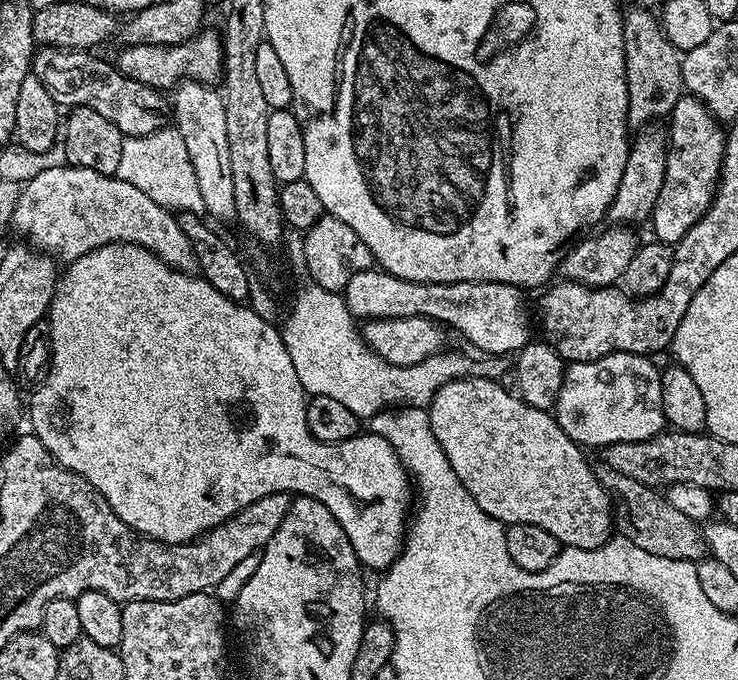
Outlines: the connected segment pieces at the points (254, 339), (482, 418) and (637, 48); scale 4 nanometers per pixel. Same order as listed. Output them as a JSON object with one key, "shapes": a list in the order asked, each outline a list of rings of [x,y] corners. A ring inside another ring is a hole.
{"shapes":[[[[107,244],[96,248],[90,254],[71,261],[63,269],[56,285],[56,295],[52,297],[52,307],[46,317],[52,339],[52,361],[46,378],[35,385],[32,396],[31,431],[40,439],[42,446],[66,470],[86,478],[106,498],[106,502],[130,526],[133,532],[148,536],[151,540],[161,540],[163,544],[185,544],[204,535],[214,526],[226,522],[238,510],[250,506],[266,494],[286,492],[296,496],[312,496],[346,530],[350,546],[354,546],[356,557],[365,569],[383,570],[394,563],[404,547],[406,521],[410,516],[410,476],[398,458],[394,446],[372,431],[351,436],[340,444],[318,442],[310,434],[306,422],[306,393],[298,380],[297,371],[290,360],[281,336],[281,329],[275,323],[263,321],[247,303],[226,298],[210,282],[196,274],[179,272],[162,262],[153,252],[137,244]]],[[[467,376],[447,381],[427,407],[430,426],[438,446],[450,458],[458,482],[470,490],[470,498],[501,525],[529,524],[542,526],[561,546],[594,550],[614,535],[612,508],[614,500],[600,484],[596,468],[588,465],[585,449],[564,433],[551,411],[535,408],[521,400],[515,391],[506,389],[499,379]]],[[[632,8],[624,12],[622,42],[628,87],[628,122],[633,129],[639,130],[659,121],[656,120],[659,116],[671,114],[678,98],[685,95],[680,65],[682,52],[668,40],[657,13],[647,12],[644,8]]]]}

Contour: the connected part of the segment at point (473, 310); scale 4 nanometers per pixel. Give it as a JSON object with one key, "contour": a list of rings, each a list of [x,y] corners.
{"contour":[[[371,268],[355,272],[342,295],[355,319],[431,318],[460,332],[480,353],[490,356],[517,353],[532,338],[525,295],[508,283],[414,283],[398,279],[384,269]]]}

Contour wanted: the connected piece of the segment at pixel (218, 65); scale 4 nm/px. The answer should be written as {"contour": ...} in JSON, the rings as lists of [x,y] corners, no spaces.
{"contour":[[[201,30],[186,42],[172,46],[130,44],[119,50],[120,57],[115,57],[114,63],[120,72],[126,74],[126,78],[134,78],[157,90],[175,89],[181,80],[196,80],[199,84],[212,86],[224,71],[224,41],[219,31]]]}

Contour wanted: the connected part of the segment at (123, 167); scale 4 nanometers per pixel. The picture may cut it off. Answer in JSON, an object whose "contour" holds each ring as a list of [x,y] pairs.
{"contour":[[[170,126],[144,136],[125,137],[122,159],[116,176],[132,186],[137,186],[144,194],[153,198],[163,208],[172,212],[204,212],[204,203],[199,193],[193,163],[186,151],[180,132]]]}

